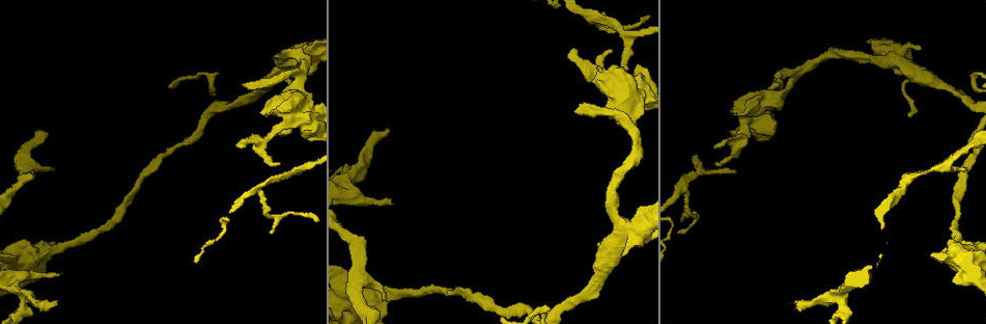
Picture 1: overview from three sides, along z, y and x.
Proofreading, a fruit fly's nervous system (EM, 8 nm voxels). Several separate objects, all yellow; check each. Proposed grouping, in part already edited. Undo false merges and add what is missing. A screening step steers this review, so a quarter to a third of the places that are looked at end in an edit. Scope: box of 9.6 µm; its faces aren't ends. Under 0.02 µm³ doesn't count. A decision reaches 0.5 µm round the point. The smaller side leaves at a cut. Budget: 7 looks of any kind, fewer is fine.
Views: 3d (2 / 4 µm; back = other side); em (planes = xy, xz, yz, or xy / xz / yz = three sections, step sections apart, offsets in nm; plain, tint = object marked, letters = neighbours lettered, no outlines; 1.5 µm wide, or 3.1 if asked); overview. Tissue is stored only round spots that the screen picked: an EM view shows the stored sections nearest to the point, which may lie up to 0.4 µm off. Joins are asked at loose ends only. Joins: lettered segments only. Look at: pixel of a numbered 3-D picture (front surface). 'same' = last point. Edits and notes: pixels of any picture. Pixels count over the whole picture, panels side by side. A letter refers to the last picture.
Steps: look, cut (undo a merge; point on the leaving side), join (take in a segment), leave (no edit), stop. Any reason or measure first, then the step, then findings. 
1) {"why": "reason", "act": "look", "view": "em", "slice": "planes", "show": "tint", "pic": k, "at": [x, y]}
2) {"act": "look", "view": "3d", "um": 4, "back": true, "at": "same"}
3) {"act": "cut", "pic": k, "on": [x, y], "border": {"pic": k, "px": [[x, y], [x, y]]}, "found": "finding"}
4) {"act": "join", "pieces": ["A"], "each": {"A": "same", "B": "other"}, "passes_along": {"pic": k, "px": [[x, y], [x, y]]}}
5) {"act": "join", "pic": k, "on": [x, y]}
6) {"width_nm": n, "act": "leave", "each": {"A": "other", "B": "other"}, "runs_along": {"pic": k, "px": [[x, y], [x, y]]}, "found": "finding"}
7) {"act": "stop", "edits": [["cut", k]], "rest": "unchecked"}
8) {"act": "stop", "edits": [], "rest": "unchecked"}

{"why": "an open end", "act": "look", "view": "3d", "um": 2, "back": true, "pic": 1, "at": [777, 87]}

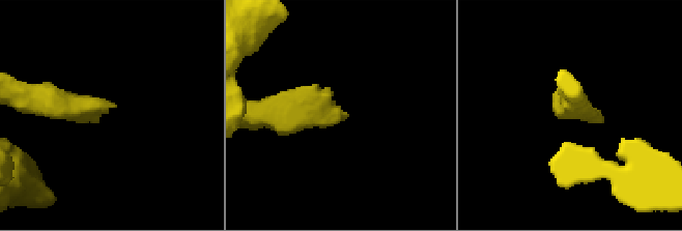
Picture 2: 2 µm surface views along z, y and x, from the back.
{"act": "look", "view": "em", "slice": "planes", "show": "letters", "pic": 2, "at": [345, 118]}

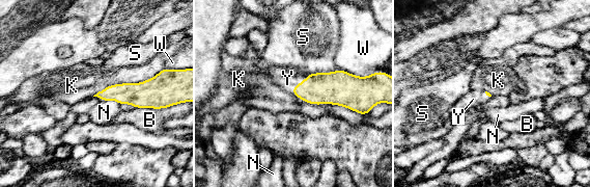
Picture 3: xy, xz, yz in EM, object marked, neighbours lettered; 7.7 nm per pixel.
{"act": "join", "pieces": ["Y"], "each": {"B": "other", "K": "other", "N": "other", "S": "other", "W": "other", "Y": "same"}, "passes_along": {"pic": 3, "px": [[318, 88], [299, 82], [287, 78]]}, "found": "it goes on there"}

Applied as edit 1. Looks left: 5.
{"why": "see it whole again", "act": "look", "view": "overview"}

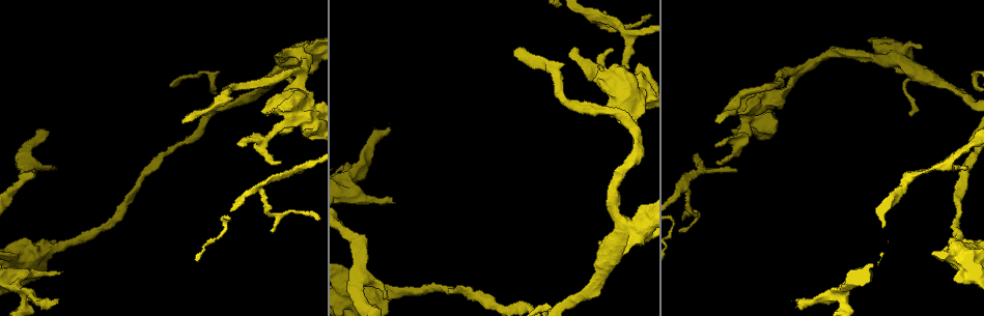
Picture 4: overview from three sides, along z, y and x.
{"why": "sharp bend", "act": "look", "view": "3d", "um": 2, "pic": 4, "at": [692, 213]}

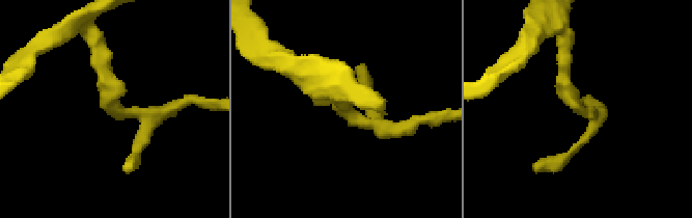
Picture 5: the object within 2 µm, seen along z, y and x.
{"why": "now the EM", "act": "look", "view": "em", "slice": "planes", "show": "letters", "pic": 5, "at": [352, 114]}

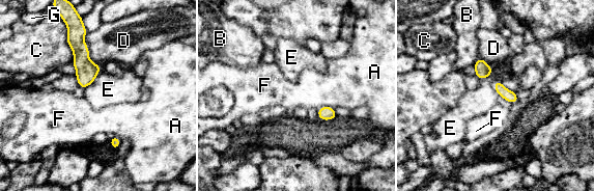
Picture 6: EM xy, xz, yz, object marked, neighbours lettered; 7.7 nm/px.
{"width_nm": 20, "act": "leave", "each": {"A": "other", "B": "other", "C": "other", "D": "other", "E": "other", "F": "other", "G": "other"}, "found": "continuous, no second neuron"}

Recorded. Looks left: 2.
{"why": "branch stops here", "act": "look", "view": "3d", "um": 2, "back": true, "pic": 4, "at": [737, 169]}

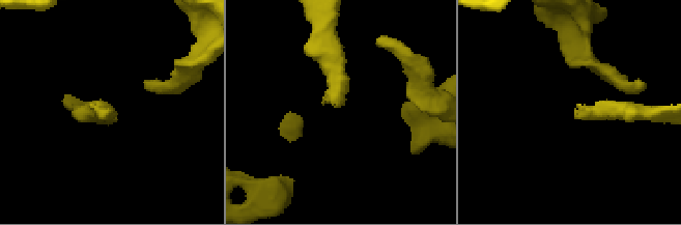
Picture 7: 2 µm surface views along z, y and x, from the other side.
{"why": "need the tissue", "act": "look", "view": "em", "slice": "planes", "show": "letters", "pic": 7, "at": [576, 106]}

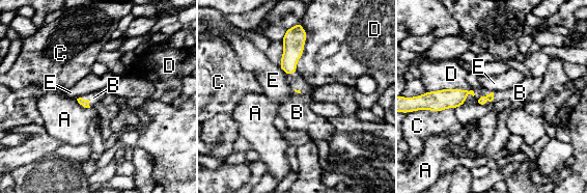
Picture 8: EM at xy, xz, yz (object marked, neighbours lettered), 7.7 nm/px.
{"act": "join", "pieces": ["B"], "each": {"A": "other", "B": "same", "C": "other", "D": "other", "E": "other"}, "passes_along": {"pic": 8, "px": [[85, 104], [88, 101], [93, 98]]}, "found": "the neuron continues"}

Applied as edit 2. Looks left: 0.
{"act": "stop", "edits": [["join", 3], ["join", 8]], "rest": "unchecked"}

